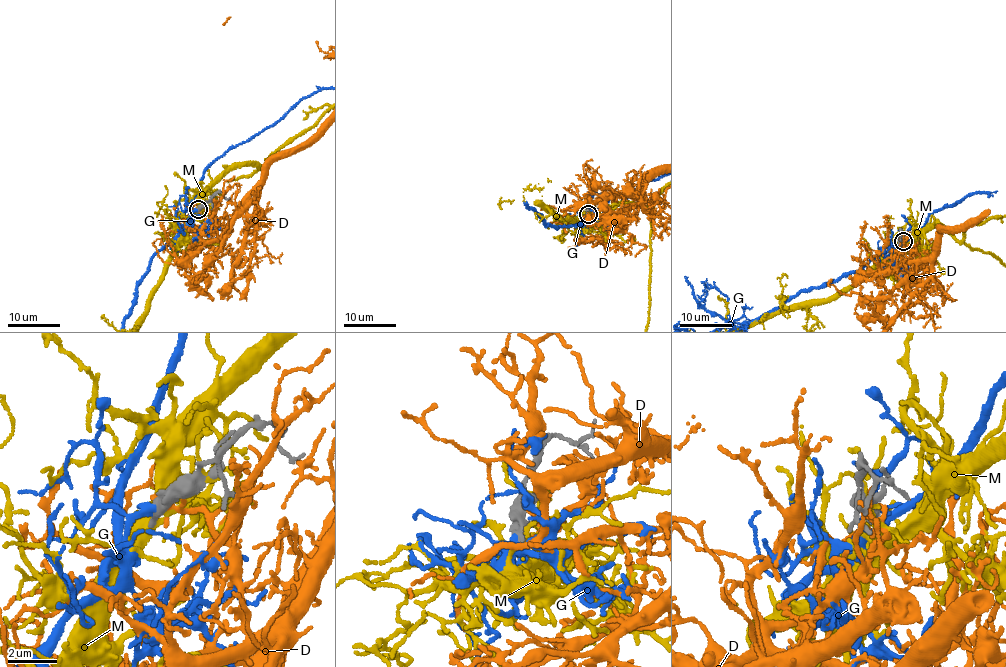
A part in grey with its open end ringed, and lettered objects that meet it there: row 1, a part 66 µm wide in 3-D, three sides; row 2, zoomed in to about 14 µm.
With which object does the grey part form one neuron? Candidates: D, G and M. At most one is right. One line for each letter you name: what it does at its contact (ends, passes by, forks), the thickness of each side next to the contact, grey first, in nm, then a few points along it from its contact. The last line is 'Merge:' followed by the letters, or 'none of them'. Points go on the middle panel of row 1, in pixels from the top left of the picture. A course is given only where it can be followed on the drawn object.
G: it passes by | 550/240 nm
Merge: G

